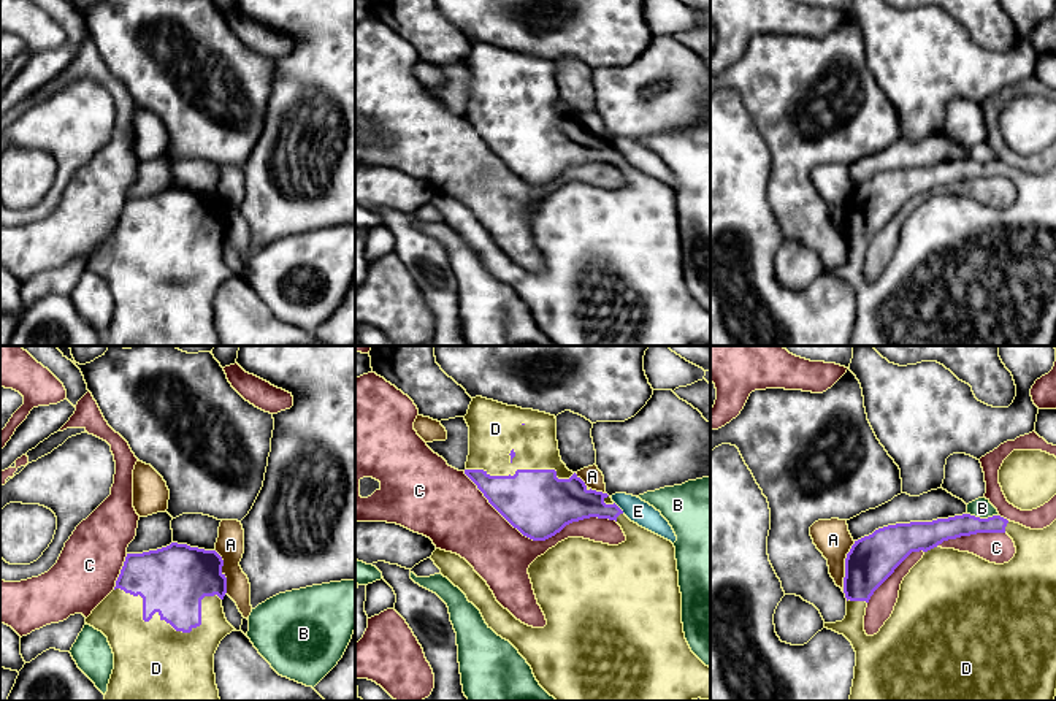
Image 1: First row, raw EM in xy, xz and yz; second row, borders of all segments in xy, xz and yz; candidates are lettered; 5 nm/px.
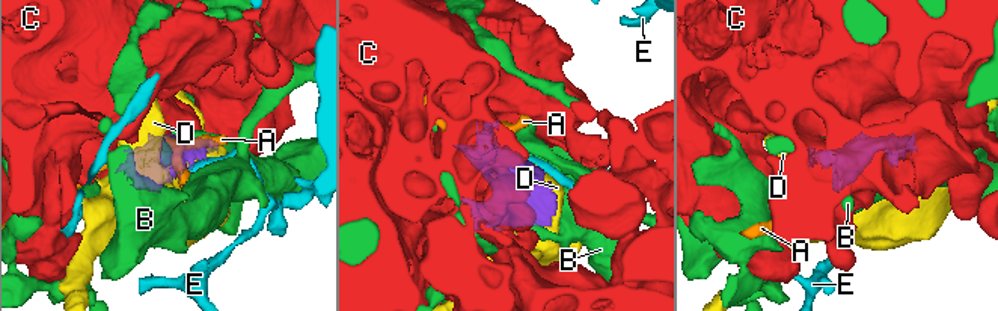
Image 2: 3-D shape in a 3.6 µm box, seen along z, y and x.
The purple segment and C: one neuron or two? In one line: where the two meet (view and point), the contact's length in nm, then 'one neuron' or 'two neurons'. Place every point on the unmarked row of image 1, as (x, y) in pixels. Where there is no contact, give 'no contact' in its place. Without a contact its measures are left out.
contact xz (538, 184); length 800 nm; two neurons

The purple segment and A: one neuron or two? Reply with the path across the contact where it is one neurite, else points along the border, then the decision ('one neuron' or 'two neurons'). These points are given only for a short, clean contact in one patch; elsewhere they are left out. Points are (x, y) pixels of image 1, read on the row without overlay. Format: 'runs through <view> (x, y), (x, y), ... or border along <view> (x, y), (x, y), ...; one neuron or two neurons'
border along yz (855, 186), (845, 203), (842, 235); two neurons

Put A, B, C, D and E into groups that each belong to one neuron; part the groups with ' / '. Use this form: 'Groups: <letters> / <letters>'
Groups: A / B / C / D / E

